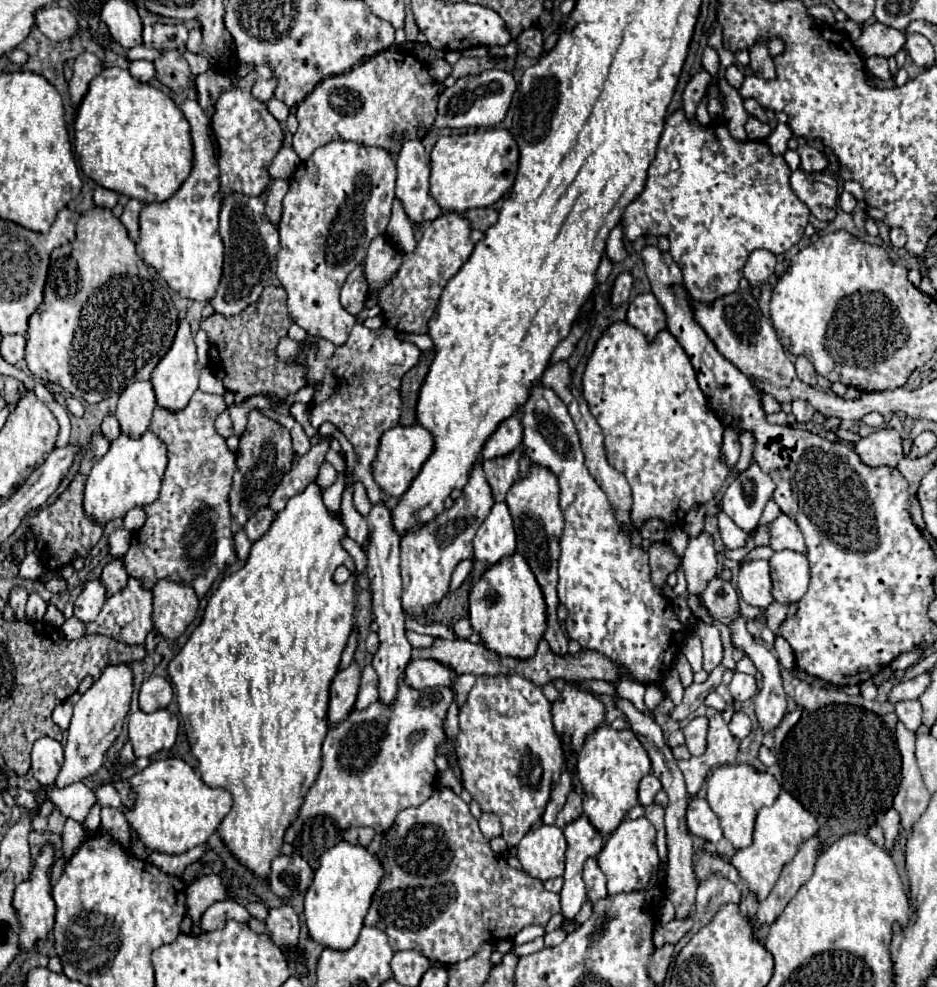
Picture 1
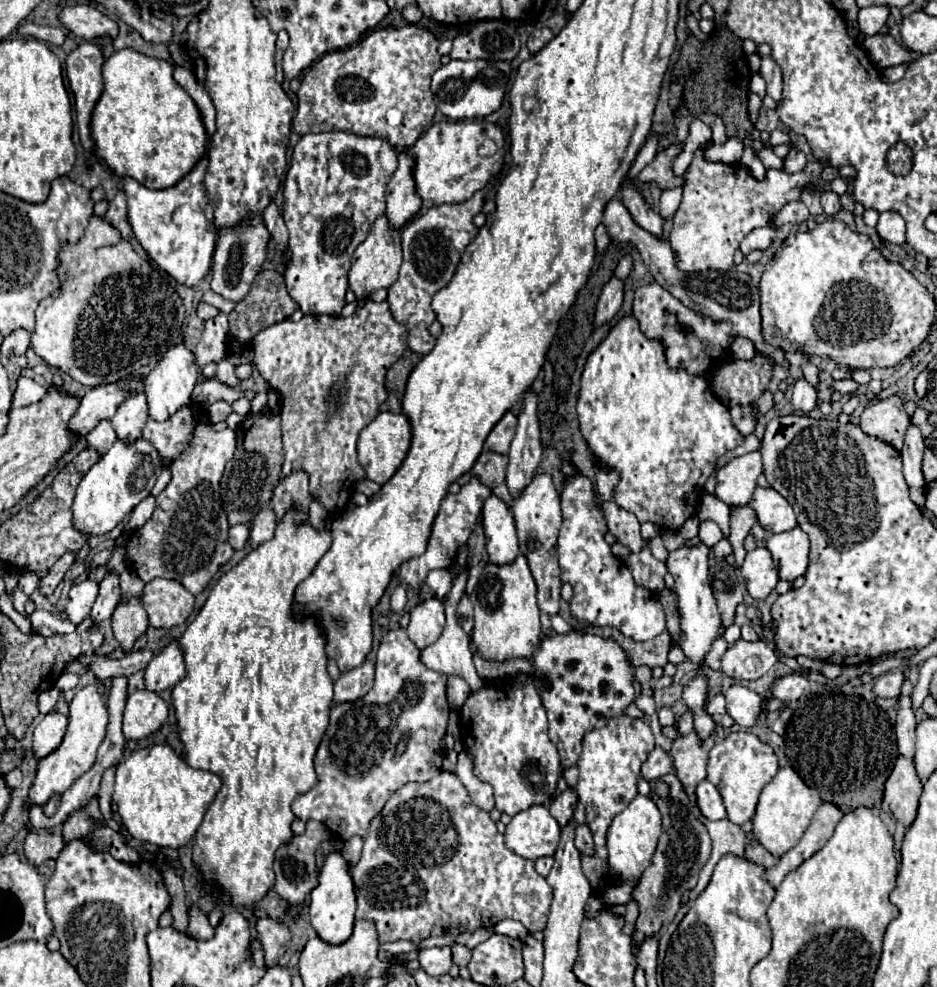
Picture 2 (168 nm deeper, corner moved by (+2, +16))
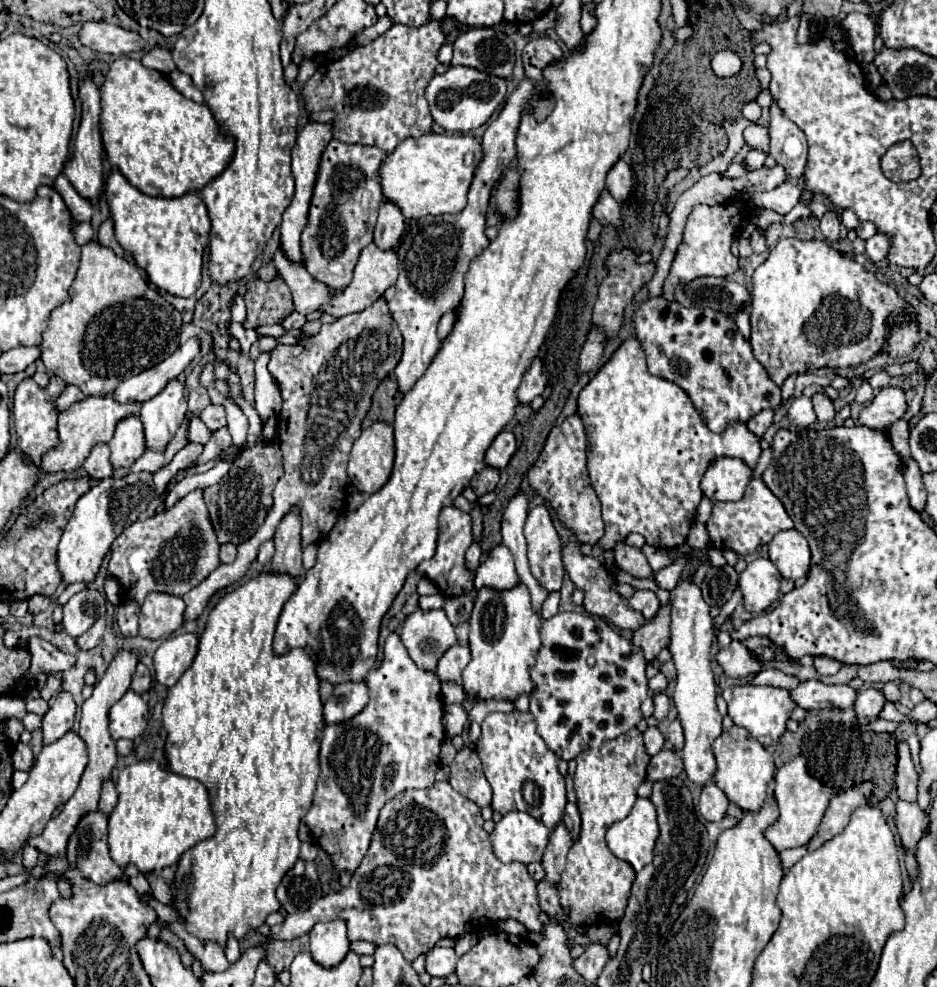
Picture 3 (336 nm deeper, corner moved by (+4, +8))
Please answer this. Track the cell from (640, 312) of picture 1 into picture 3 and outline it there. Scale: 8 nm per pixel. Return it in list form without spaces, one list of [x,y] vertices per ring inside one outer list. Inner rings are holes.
[[[663,296],[649,298],[635,314],[637,340],[647,354],[647,366],[653,376],[665,378],[687,392],[695,408],[703,414],[709,430],[723,432],[733,422],[749,422],[765,408],[775,410],[781,404],[781,388],[769,378],[763,364],[753,356],[751,342],[737,330],[735,318],[711,308],[685,308],[677,302],[667,302]]]

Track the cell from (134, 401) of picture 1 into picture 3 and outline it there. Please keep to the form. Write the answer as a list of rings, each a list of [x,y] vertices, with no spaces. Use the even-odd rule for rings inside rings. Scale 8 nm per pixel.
[[[129,416],[117,424],[115,436],[109,442],[111,448],[111,466],[113,470],[129,468],[145,452],[143,426],[137,416]]]

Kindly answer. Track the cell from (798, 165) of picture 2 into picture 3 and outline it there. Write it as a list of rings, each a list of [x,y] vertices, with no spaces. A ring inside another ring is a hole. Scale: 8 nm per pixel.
[[[773,166],[773,168],[761,168],[761,170],[753,170],[753,172],[747,172],[743,174],[741,178],[735,178],[735,180],[729,180],[721,174],[709,174],[709,176],[703,176],[695,186],[691,186],[689,190],[685,190],[679,200],[675,202],[671,214],[669,214],[669,230],[667,230],[667,238],[665,238],[665,248],[657,260],[657,272],[653,276],[653,280],[649,282],[649,298],[655,298],[655,296],[661,296],[661,288],[663,288],[663,282],[667,278],[667,272],[671,268],[671,262],[675,258],[675,252],[677,252],[677,246],[681,244],[681,238],[683,238],[683,228],[685,228],[685,222],[691,214],[691,210],[699,204],[707,204],[707,206],[715,206],[715,204],[725,204],[725,202],[735,202],[735,200],[751,200],[753,194],[757,192],[765,192],[765,190],[773,190],[777,188],[779,184],[783,184],[787,178],[787,174],[783,172],[783,168],[779,166]]]

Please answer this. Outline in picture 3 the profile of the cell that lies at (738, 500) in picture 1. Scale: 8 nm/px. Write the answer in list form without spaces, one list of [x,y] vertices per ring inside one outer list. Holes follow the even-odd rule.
[[[715,458],[703,474],[701,490],[713,502],[741,500],[749,480],[753,478],[751,468],[737,458]]]

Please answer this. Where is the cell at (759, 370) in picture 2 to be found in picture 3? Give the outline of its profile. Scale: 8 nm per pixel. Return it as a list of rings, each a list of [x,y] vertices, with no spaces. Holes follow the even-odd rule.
[[[797,238],[779,240],[769,258],[753,272],[751,290],[751,346],[755,358],[767,368],[775,384],[783,384],[787,376],[815,368],[853,368],[865,364],[881,348],[891,356],[907,356],[919,342],[919,332],[913,322],[903,316],[907,304],[887,284],[879,282],[869,270],[855,260],[845,258],[823,240],[803,242]],[[897,314],[897,326],[889,332],[887,320]]]

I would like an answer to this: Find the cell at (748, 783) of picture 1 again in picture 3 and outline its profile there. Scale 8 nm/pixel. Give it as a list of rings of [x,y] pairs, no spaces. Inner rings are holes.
[[[731,726],[729,732],[721,732],[721,736],[713,742],[713,752],[717,758],[717,774],[713,776],[715,784],[719,784],[727,798],[741,810],[759,810],[769,796],[769,784],[775,774],[773,756],[769,750],[759,744],[745,728]]]

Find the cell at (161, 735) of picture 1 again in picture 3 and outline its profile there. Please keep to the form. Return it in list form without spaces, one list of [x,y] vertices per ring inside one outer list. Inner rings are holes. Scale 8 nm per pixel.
[[[129,690],[109,710],[109,732],[115,740],[119,738],[133,740],[143,734],[143,730],[147,728],[147,720],[149,720],[147,704],[139,694]]]

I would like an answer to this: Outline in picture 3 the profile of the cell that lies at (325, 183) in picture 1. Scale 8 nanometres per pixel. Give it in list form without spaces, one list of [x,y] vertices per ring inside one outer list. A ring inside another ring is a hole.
[[[331,140],[323,152],[319,176],[315,182],[307,226],[301,234],[305,268],[329,288],[345,288],[351,282],[353,268],[361,250],[373,242],[377,210],[383,202],[379,188],[379,164],[387,152],[375,146],[351,146]]]

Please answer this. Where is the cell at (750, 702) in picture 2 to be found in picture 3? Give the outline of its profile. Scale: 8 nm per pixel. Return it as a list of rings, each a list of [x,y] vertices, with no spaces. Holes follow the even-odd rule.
[[[729,686],[721,694],[729,706],[729,716],[735,724],[747,728],[763,746],[775,746],[779,738],[787,732],[787,720],[793,708],[797,706],[791,700],[789,690],[773,686]]]

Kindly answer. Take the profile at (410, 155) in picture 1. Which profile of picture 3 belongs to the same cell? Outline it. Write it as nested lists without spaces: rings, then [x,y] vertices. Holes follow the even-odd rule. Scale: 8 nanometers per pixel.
[[[383,202],[379,208],[373,242],[381,250],[393,250],[393,248],[397,248],[407,226],[409,226],[409,220],[399,212],[399,208],[391,202]]]

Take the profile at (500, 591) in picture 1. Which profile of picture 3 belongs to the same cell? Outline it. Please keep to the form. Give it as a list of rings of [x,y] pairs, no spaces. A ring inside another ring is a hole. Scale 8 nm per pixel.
[[[523,584],[511,588],[511,590],[491,590],[491,588],[481,588],[475,600],[473,614],[469,618],[471,624],[471,634],[469,634],[469,648],[471,648],[471,662],[463,670],[463,690],[467,698],[471,700],[507,700],[515,702],[521,694],[531,694],[533,690],[533,680],[529,676],[531,668],[535,666],[535,656],[541,648],[539,640],[539,628],[541,628],[541,618],[531,610],[531,600],[527,588]]]

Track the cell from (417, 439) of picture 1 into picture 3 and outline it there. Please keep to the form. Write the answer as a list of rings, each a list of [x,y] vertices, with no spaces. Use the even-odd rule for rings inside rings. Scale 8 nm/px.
[[[375,422],[355,440],[347,474],[351,484],[363,494],[375,494],[391,476],[395,458],[393,426]]]

